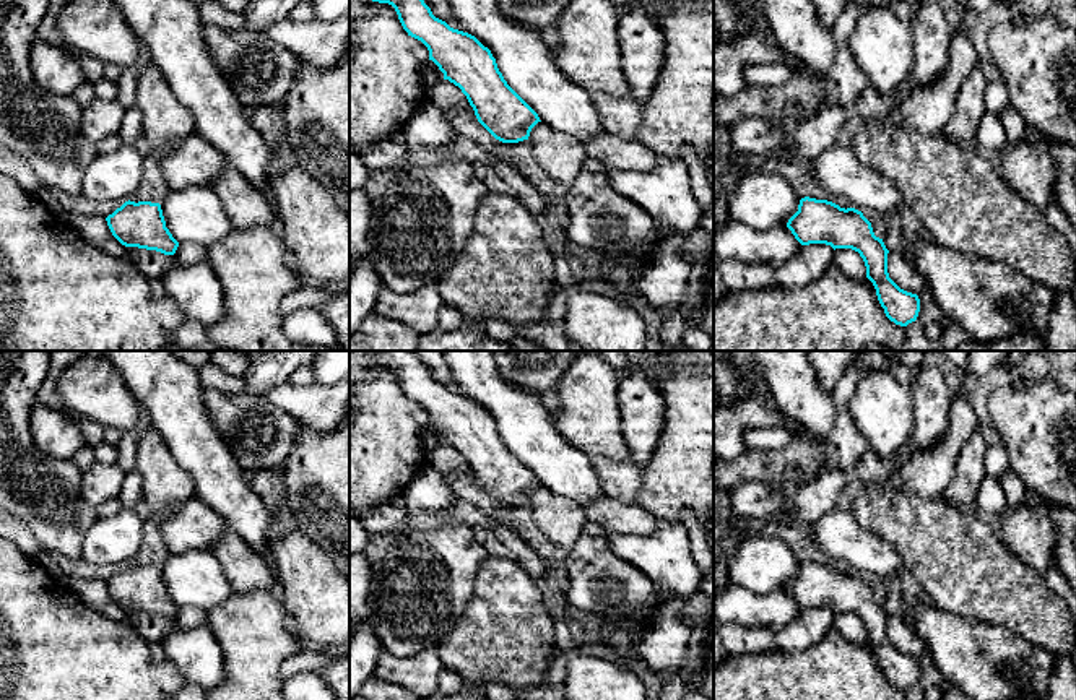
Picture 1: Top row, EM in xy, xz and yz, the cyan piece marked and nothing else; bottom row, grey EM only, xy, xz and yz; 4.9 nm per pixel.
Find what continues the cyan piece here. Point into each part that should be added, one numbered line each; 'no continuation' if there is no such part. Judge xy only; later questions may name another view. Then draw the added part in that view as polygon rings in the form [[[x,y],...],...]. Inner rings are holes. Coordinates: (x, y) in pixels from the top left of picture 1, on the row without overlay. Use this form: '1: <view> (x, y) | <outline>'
no continuation

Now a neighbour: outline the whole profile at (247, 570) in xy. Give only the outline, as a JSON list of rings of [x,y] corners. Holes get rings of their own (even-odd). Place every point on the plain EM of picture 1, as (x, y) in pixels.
[[[228,528],[210,552],[236,591],[267,590],[278,593],[278,580],[271,564],[232,529]]]

